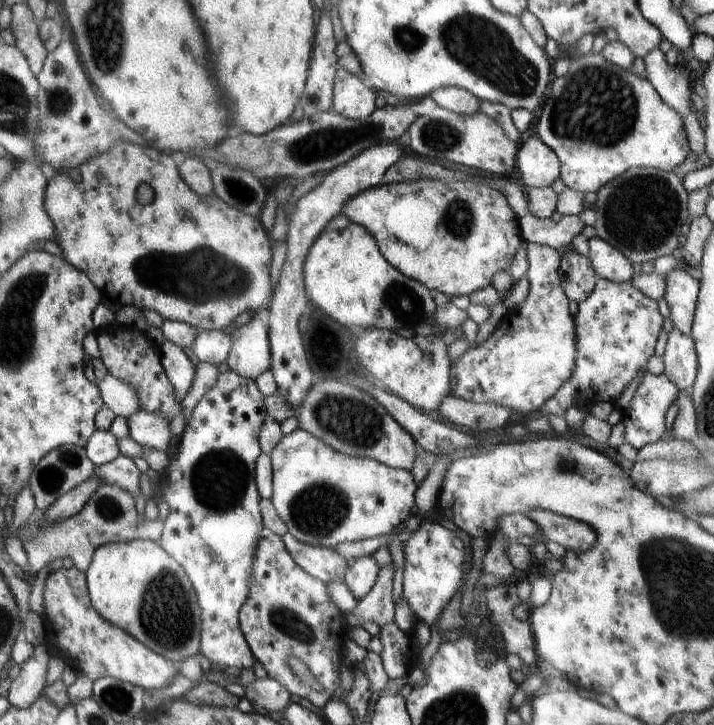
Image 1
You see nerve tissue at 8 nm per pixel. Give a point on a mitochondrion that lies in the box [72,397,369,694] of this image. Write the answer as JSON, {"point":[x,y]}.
{"point":[166,616]}

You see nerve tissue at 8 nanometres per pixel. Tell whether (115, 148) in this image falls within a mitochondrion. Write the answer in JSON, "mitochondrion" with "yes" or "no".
{"mitochondrion":"no"}

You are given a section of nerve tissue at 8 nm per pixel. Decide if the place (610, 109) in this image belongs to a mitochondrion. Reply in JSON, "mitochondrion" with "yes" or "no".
{"mitochondrion":"yes"}

